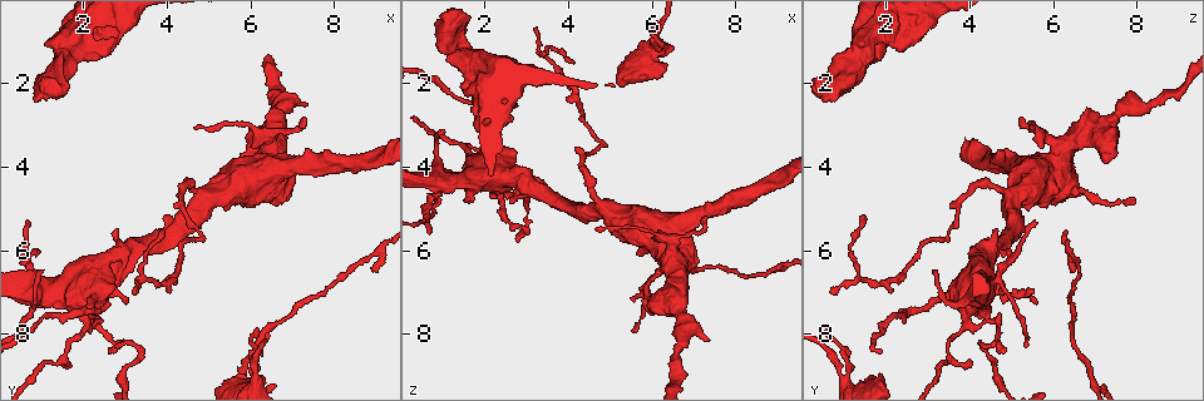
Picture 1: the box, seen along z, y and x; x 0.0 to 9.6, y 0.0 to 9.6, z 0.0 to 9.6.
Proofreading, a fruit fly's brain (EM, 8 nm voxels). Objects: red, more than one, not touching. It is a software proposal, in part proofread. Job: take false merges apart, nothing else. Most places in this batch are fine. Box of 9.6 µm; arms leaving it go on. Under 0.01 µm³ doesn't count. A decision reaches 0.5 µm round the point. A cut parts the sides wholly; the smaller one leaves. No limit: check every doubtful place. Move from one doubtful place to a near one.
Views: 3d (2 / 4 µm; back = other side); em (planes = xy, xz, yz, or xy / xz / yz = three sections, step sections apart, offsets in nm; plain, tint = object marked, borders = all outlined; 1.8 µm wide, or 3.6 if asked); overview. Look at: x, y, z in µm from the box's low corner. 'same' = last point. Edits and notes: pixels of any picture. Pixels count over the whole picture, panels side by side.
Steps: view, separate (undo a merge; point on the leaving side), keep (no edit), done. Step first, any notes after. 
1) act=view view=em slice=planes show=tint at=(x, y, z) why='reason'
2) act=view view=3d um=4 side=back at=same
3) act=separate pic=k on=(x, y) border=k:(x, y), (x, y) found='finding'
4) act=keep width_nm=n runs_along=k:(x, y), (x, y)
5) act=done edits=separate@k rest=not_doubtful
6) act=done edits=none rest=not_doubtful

act=view view=3d um=4 at=(2.00, 7.25, 4.00) why='abrupt turn'

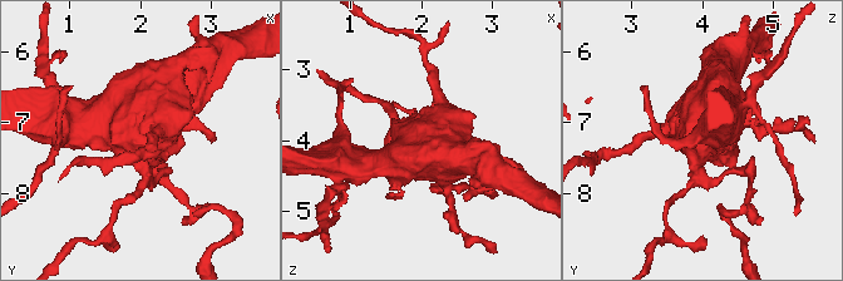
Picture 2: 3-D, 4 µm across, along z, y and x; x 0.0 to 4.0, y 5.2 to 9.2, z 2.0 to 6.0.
act=view view=em um=3.6 slice=planes show=tint at=(1.95, 7.30, 3.95)

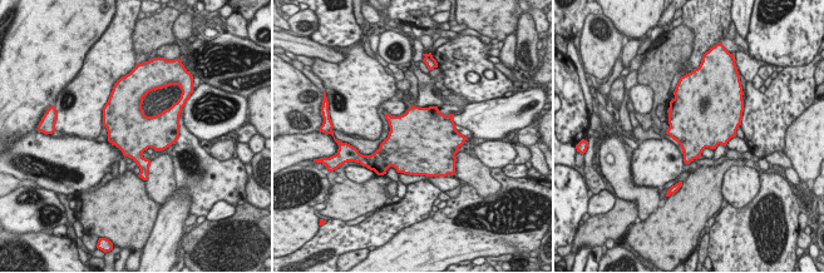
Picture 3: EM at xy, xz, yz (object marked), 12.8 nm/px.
act=keep found='continuous, no second neuron'

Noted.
act=view view=em slice=planes show=tint at=(0.90, 6.75, 4.75) why='sharp bend'

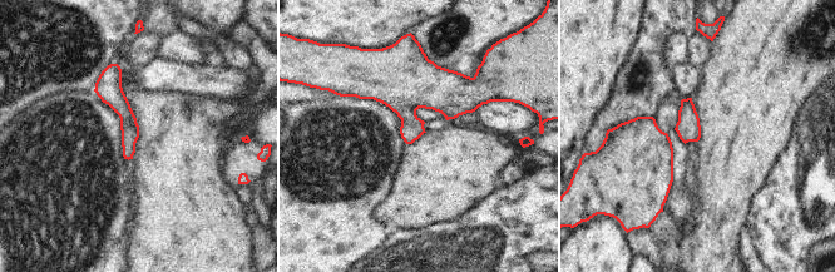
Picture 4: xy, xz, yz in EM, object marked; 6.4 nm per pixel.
act=keep found='one neuron here'

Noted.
act=view view=em um=3.6 slice=planes show=plain at=(6.45, 3.40, 6.15) why='abrupt turn'

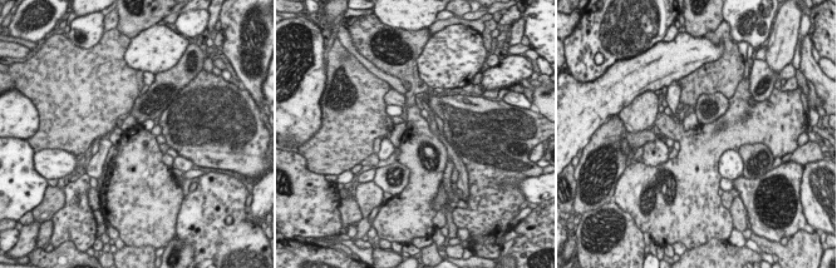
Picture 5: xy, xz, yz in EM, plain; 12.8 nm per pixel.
act=view view=em um=3.6 slice=planes show=tint at=same why='where the object lies'

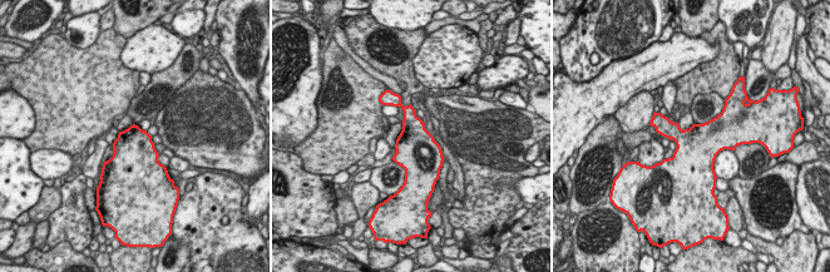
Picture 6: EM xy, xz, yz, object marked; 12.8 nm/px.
act=keep found='continuous, no second neuron'

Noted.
act=done edits=none rest=not_doubtful

